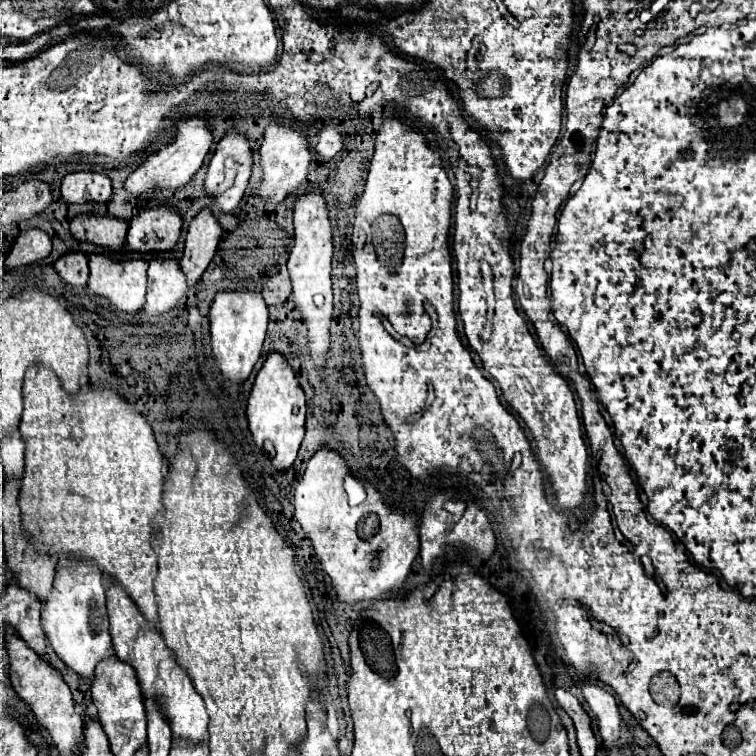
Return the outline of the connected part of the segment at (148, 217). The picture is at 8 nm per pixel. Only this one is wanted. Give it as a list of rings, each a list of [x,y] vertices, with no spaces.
[[[171,206],[139,210],[129,222],[127,246],[141,254],[169,252],[181,234],[181,214]]]

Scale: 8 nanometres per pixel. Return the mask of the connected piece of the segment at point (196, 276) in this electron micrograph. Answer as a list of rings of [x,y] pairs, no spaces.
[[[203,208],[189,224],[185,250],[181,258],[181,268],[187,276],[187,284],[195,286],[201,280],[201,274],[215,256],[217,244],[221,240],[223,228],[217,218],[211,214],[211,208]]]

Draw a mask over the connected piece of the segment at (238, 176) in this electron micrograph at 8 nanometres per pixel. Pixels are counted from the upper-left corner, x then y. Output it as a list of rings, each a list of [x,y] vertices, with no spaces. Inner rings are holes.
[[[231,130],[227,132],[221,142],[217,144],[217,150],[211,158],[209,164],[209,172],[207,172],[207,180],[205,180],[205,190],[209,194],[213,194],[213,206],[219,208],[221,212],[233,212],[239,204],[239,200],[243,198],[249,178],[251,178],[251,168],[253,168],[253,150],[247,142],[247,136]]]

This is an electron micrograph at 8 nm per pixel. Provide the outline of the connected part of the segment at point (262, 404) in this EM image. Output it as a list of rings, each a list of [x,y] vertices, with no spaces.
[[[269,352],[265,364],[261,366],[253,390],[247,402],[247,418],[249,418],[249,430],[255,438],[257,448],[263,448],[265,440],[271,440],[275,446],[275,458],[273,466],[285,470],[289,468],[299,452],[303,434],[305,434],[305,392],[295,376],[293,366],[287,362],[287,358],[281,352]]]

